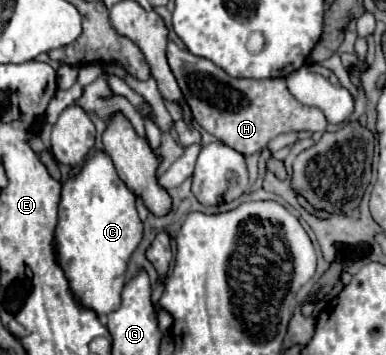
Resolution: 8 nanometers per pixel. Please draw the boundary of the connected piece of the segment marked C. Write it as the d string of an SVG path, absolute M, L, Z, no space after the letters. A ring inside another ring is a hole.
M93 151L81 171L63 183L55 247L59 247L59 263L71 279L71 291L87 307L95 307L97 315L107 315L119 307L127 261L141 237L143 223L137 215L135 197L115 175L111 159L103 151Z

